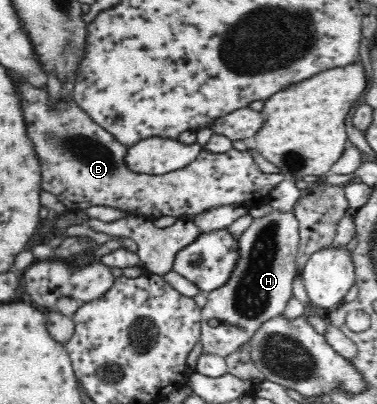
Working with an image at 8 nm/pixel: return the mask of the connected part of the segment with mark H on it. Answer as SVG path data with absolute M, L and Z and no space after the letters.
M273 210L270 215L261 217L260 219L254 219L253 223L251 223L251 226L243 234L241 234L241 237L238 240L238 252L240 254L240 257L239 259L237 259L237 267L231 272L231 275L229 276L229 279L225 285L222 285L220 288L214 289L213 291L205 294L207 301L201 311L202 331L201 337L199 337L199 341L201 341L203 345L203 354L210 353L217 354L221 357L227 357L230 353L236 352L237 348L240 345L244 345L245 343L247 343L248 339L255 333L257 333L259 329L261 329L261 326L263 325L263 323L265 323L265 321L271 319L272 317L280 316L281 314L283 314L283 311L285 311L285 306L287 305L287 301L289 301L291 297L294 297L294 295L292 294L292 281L295 279L296 276L296 258L299 243L300 235L298 229L298 222L293 212L283 213L277 210Z

